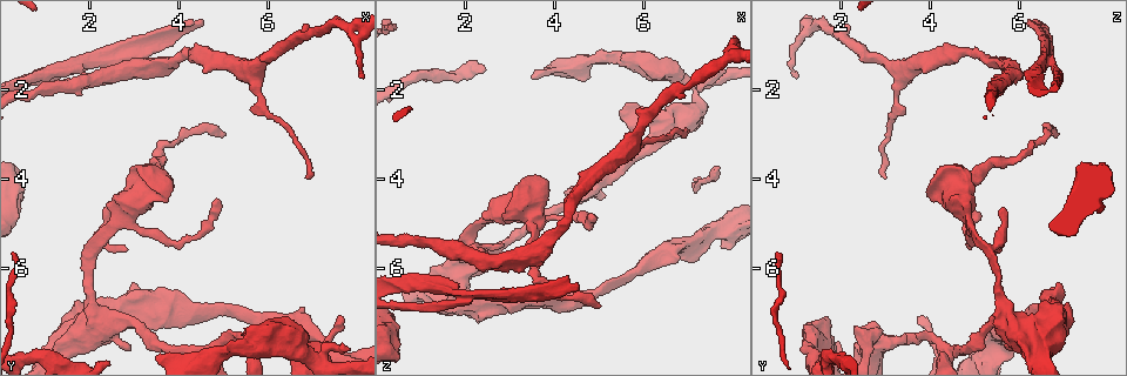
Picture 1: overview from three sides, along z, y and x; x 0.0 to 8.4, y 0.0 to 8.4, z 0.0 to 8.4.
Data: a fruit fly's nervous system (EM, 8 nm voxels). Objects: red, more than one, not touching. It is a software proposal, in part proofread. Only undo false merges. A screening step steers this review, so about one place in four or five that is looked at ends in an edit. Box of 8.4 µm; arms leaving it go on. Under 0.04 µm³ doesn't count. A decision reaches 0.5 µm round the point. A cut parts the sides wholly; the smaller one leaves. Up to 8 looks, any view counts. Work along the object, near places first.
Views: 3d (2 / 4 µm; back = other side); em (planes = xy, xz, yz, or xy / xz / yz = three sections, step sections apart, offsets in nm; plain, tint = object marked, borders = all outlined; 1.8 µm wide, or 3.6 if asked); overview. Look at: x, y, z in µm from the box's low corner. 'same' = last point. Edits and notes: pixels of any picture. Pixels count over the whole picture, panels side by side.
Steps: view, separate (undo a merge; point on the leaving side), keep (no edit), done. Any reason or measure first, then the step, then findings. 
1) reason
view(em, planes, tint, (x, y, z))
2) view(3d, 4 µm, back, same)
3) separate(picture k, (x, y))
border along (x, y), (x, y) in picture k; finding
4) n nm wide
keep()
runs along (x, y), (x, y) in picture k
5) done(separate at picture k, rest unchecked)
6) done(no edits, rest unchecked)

sharp bend
view(3d, 2 µm, back, (4.60, 7.90, 4.40))

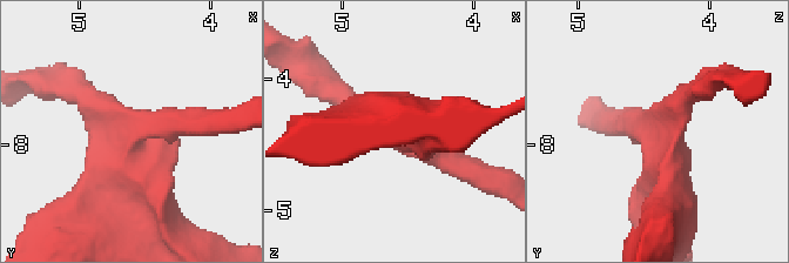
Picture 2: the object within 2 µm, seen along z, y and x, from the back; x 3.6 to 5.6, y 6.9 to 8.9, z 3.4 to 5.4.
shape alone is not enough
view(em, planes, plain, (4.58, 7.96, 4.40))

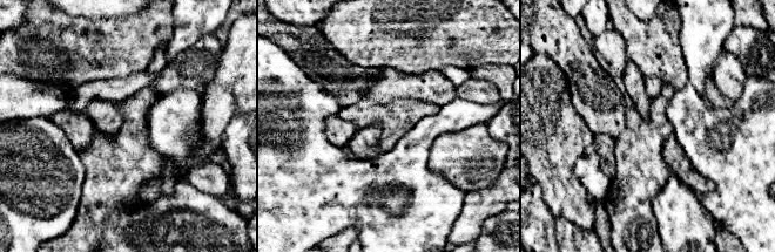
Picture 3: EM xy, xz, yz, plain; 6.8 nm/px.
with the object marked
view(em, planes, tint, same)

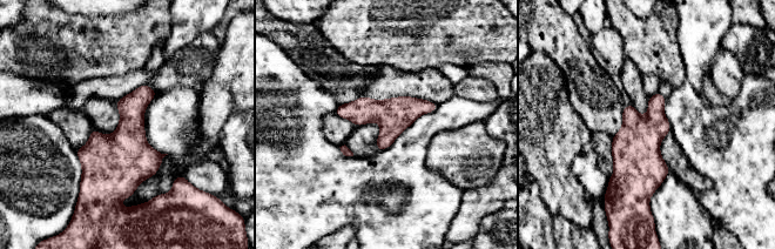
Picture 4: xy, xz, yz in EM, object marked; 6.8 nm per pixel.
240 nm wide
keep()
runs along (433, 106), (404, 110), (338, 112) in picture 4; continuous, no second neuron

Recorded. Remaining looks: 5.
view(em, planes, tint, (2.50, 5.00, 4.85))

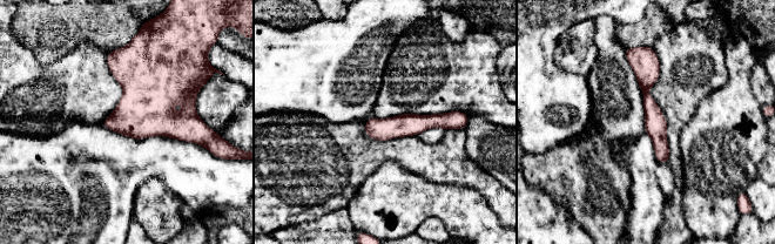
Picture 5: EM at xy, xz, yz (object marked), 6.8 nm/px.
keep()
runs along (642, 52), (645, 93), (665, 160) in picture 5; continuous, no second neuron

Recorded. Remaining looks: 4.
thick turns thin
view(em, xz, step 4, tint, (5.10, 7.80, 1.35))

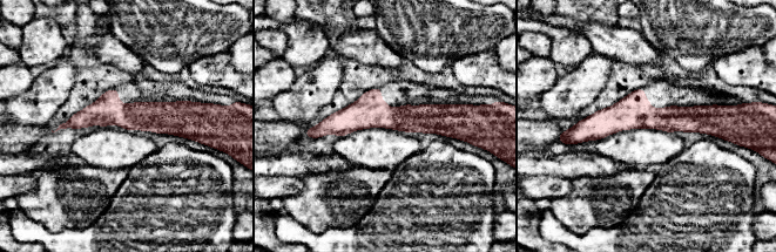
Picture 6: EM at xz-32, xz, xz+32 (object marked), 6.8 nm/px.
another direction
view(em, planes, tint, same)

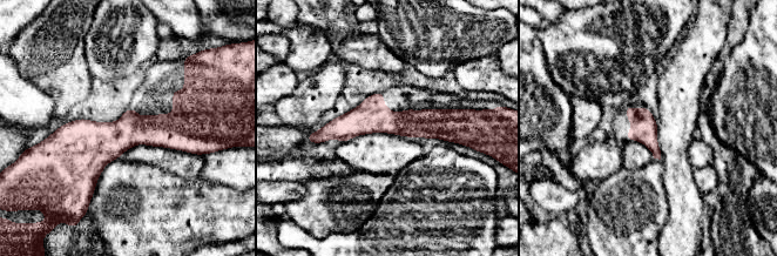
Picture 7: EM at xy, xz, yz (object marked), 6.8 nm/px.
180 nm wide
keep()
one neuron here

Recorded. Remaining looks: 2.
done(no edits, rest unchecked)

